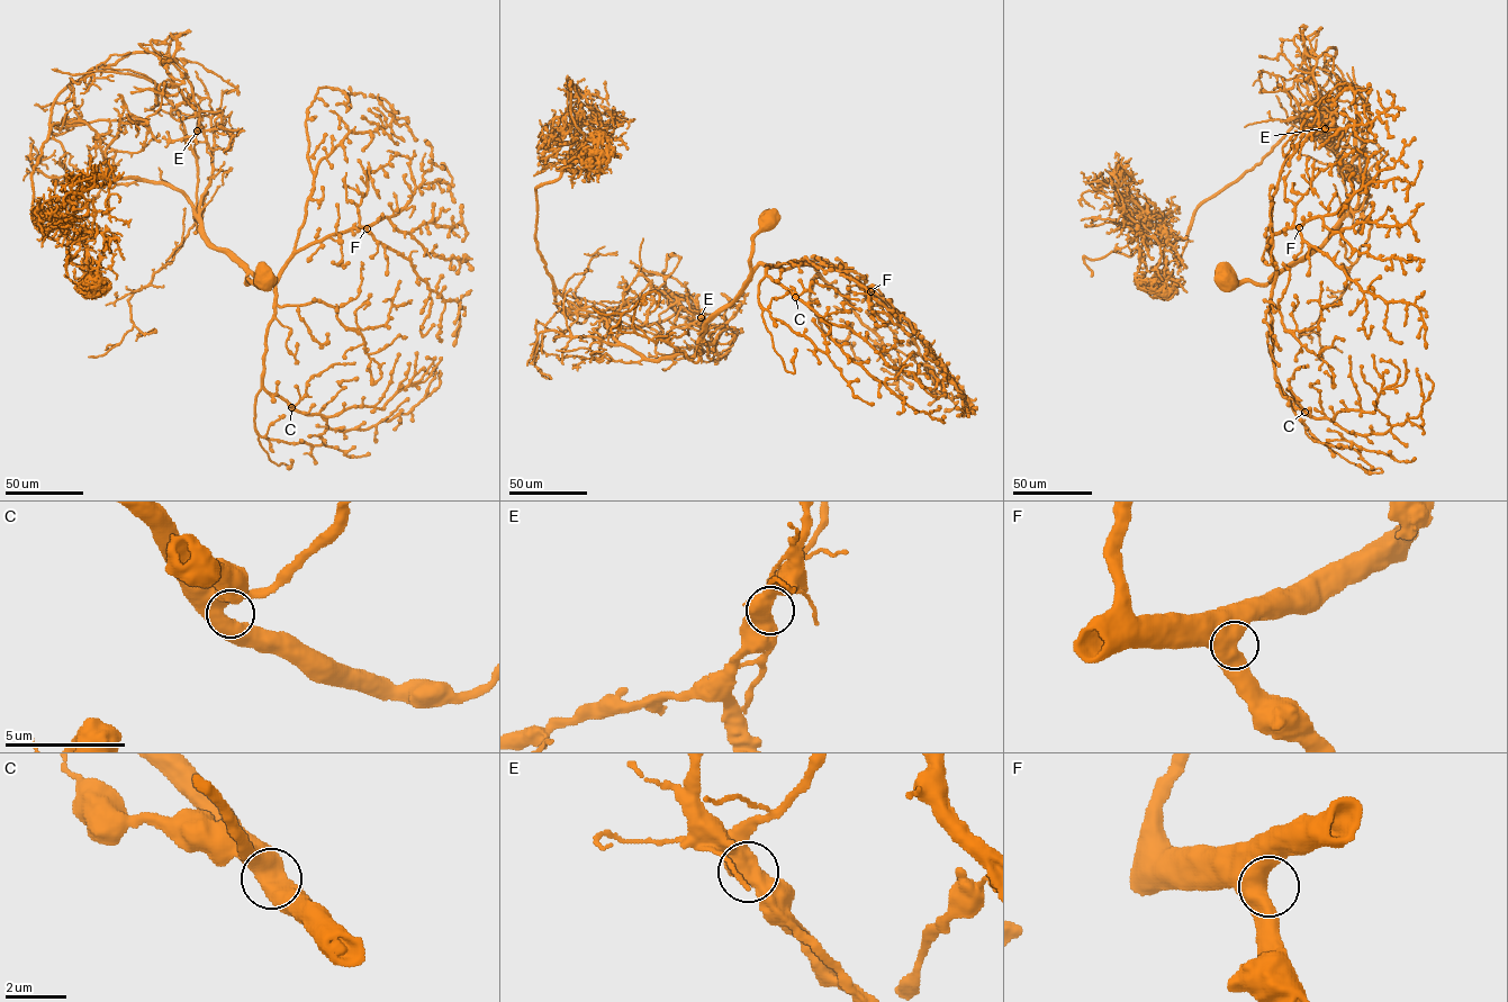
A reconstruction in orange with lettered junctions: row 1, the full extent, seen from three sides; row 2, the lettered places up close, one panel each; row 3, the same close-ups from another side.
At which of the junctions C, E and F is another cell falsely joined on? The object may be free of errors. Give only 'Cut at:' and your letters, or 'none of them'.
Cut at: E

